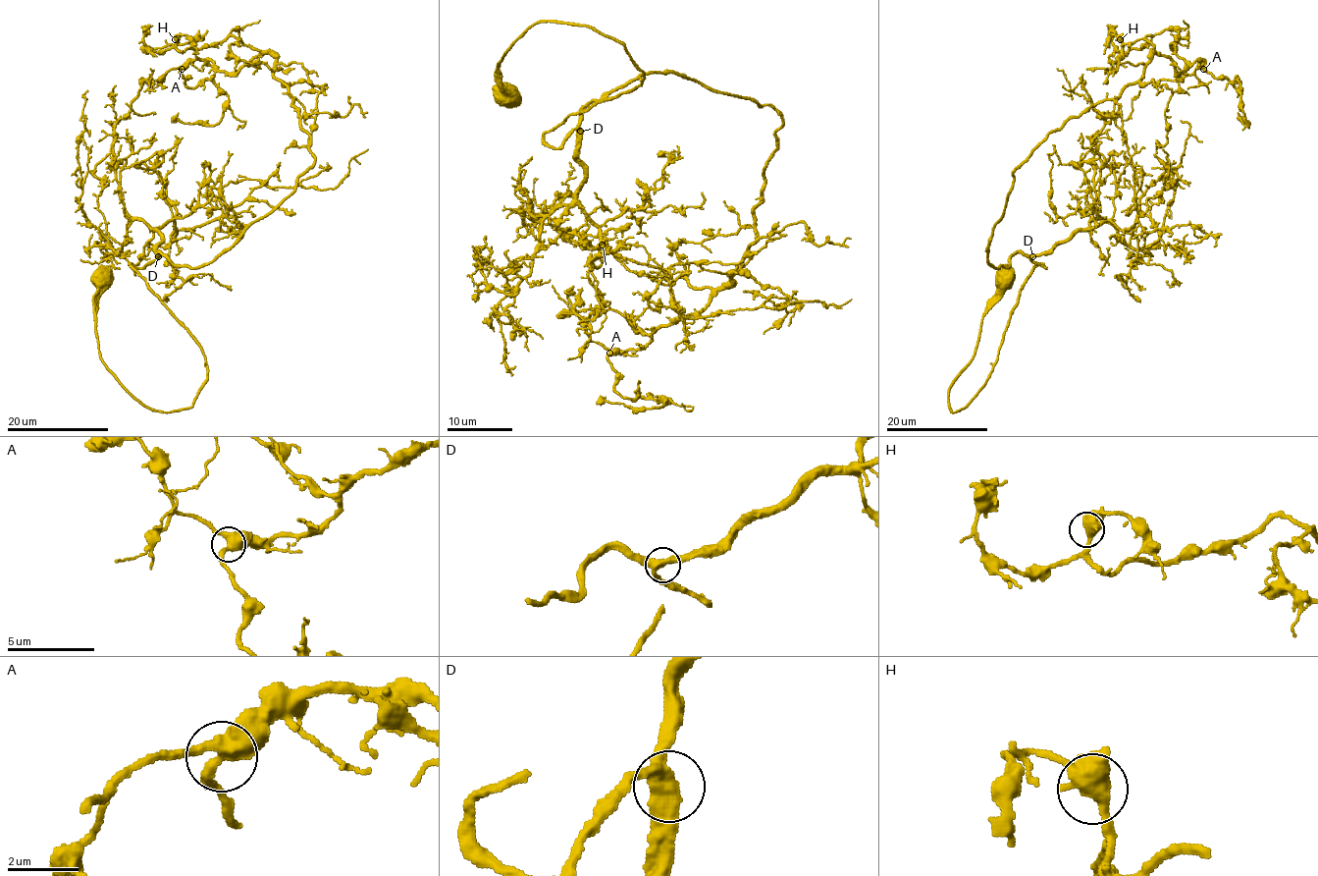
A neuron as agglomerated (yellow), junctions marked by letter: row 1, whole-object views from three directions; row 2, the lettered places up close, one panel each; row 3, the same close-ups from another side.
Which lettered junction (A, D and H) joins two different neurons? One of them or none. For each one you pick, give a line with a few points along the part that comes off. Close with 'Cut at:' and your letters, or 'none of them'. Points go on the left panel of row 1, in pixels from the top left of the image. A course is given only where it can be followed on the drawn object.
Cut at: none of them

